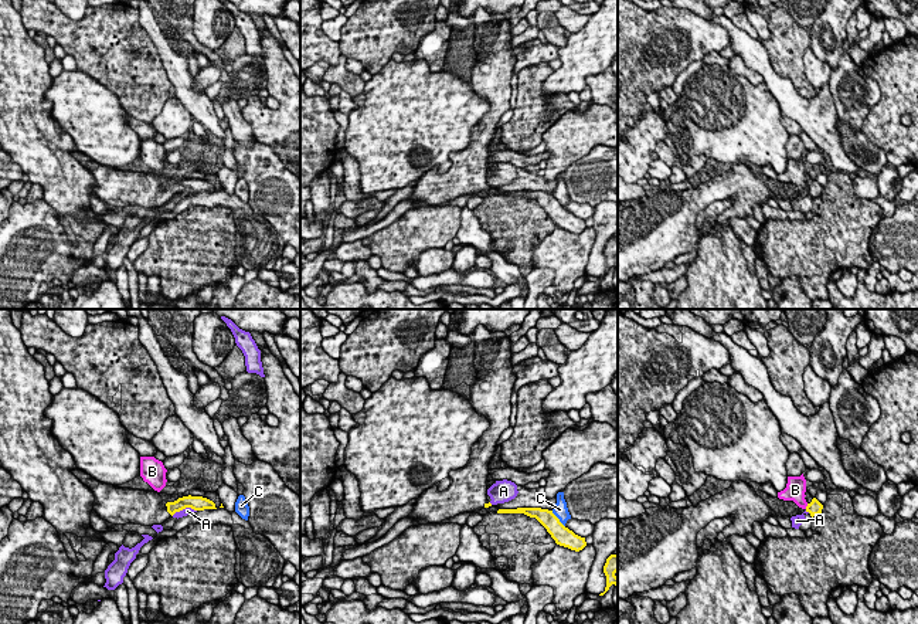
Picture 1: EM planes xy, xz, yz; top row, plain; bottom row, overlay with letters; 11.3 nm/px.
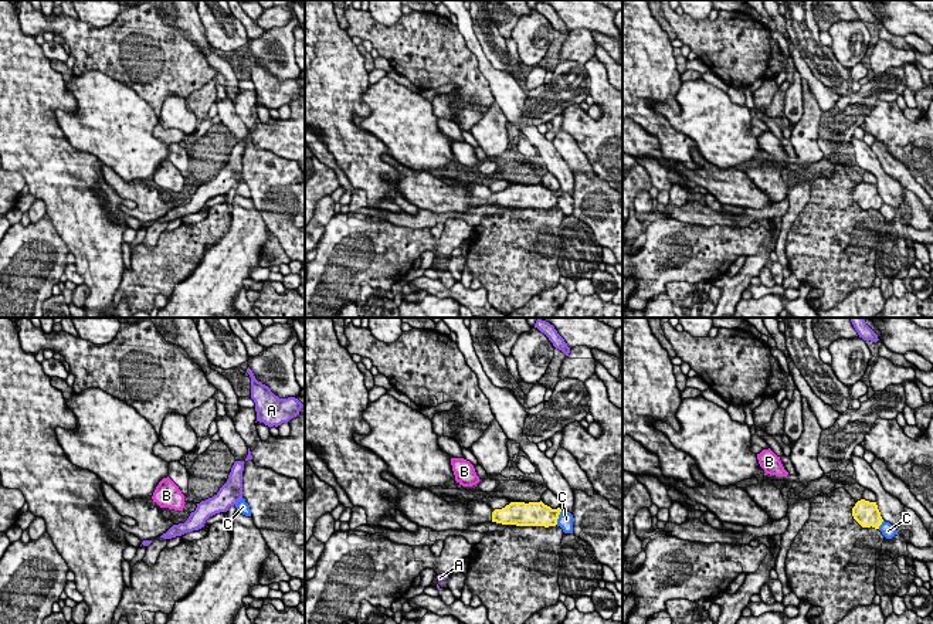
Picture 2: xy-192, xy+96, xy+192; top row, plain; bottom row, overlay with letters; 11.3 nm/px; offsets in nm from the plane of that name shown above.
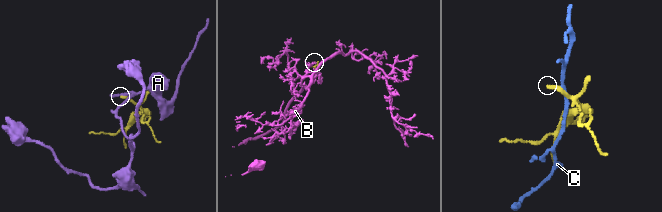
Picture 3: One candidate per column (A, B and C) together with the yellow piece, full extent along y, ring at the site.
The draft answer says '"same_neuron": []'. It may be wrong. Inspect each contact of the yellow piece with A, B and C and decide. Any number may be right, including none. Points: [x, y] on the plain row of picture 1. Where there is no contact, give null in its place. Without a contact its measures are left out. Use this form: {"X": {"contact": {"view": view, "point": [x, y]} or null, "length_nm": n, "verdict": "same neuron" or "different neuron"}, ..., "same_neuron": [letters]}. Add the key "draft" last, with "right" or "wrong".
{"A": {"contact": {"view": "xy", "point": [183, 190]}, "length_nm": 300, "verdict": "different neuron"}, "B": {"contact": {"view": "yz", "point": [806, 189]}, "length_nm": 70, "verdict": "different neuron"}, "C": {"contact": {"view": "xz", "point": [558, 202]}, "length_nm": 240, "verdict": "different neuron"}, "same_neuron": [], "draft": "right"}

